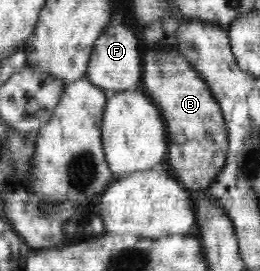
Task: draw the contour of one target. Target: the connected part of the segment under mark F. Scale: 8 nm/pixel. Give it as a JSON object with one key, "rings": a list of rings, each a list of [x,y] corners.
{"rings":[[[109,24],[96,40],[93,48],[86,73],[92,84],[104,89],[107,94],[134,90],[140,86],[142,79],[140,41],[130,27]]]}

